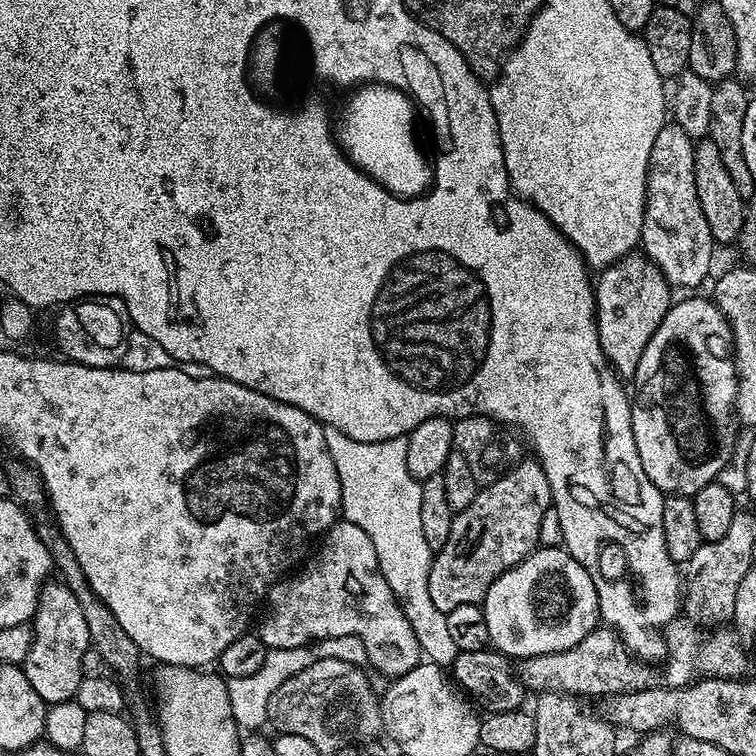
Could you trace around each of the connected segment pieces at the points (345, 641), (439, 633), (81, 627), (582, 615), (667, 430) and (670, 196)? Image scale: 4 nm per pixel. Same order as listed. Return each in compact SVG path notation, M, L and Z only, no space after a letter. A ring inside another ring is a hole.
M356 635L334 636L330 639L315 641L309 646L268 649L262 666L254 674L225 681L227 693L230 696L231 714L236 720L237 727L248 732L260 729L258 727L268 720L269 700L274 692L290 677L308 668L313 659L325 660L328 657L334 657L351 664L361 665L367 656L365 644Z
M325 427L324 437L326 438L326 450L330 450L330 458L334 458L334 466L338 470L338 482L342 490L342 498L340 499L340 510L343 519L354 522L354 526L362 526L362 530L366 530L366 534L370 534L370 542L374 542L374 554L378 554L378 562L382 574L386 578L386 582L390 586L390 590L394 594L396 601L400 603L400 608L406 614L406 622L410 622L410 630L414 630L414 638L418 638L418 646L421 653L429 661L439 664L441 668L448 670L453 667L456 660L456 647L454 641L450 638L448 627L446 627L446 614L442 610L438 610L434 606L434 602L430 602L430 586L428 579L430 578L430 566L432 565L432 557L434 549L426 546L426 537L422 534L422 483L414 478L414 474L410 474L410 469L406 466L406 439L399 436L398 438L390 438L386 442L356 442L354 438L350 438L346 434L342 434L342 430L334 430Z
M62 582L52 583L45 583L40 590L36 614L30 621L32 645L22 665L30 686L34 686L48 706L75 697L86 675L84 655L90 652L86 618L82 618L82 606L78 606L78 598L74 598L74 594L70 594Z
M537 547L535 552L492 583L490 590L486 590L482 607L486 614L486 626L490 629L491 647L517 661L525 660L527 656L570 650L570 646L578 646L578 642L582 642L586 634L596 631L601 623L598 590L594 590L590 574L586 574L584 567L563 547Z
M692 294L689 300L677 299L673 303L672 307L668 309L666 318L662 318L662 322L658 326L658 330L654 330L654 338L650 338L650 342L646 342L646 350L642 350L642 362L638 362L636 367L636 375L634 377L634 383L637 384L636 392L634 388L634 403L632 406L632 429L634 430L634 442L638 446L638 458L642 458L642 470L646 470L646 478L650 478L650 482L654 482L654 486L659 492L663 492L670 496L695 496L698 490L702 490L702 486L713 483L717 479L719 471L726 466L728 459L731 456L731 452L734 450L736 434L738 431L738 417L736 415L736 361L734 359L734 341L732 338L732 327L728 325L728 320L722 314L722 310L717 306L715 299L708 298L708 300L703 300L702 297L696 296L700 294Z
M675 122L665 123L650 146L648 201L644 204L644 225L640 235L643 255L662 270L673 289L696 290L712 268L714 241L702 212L694 184L696 144Z

